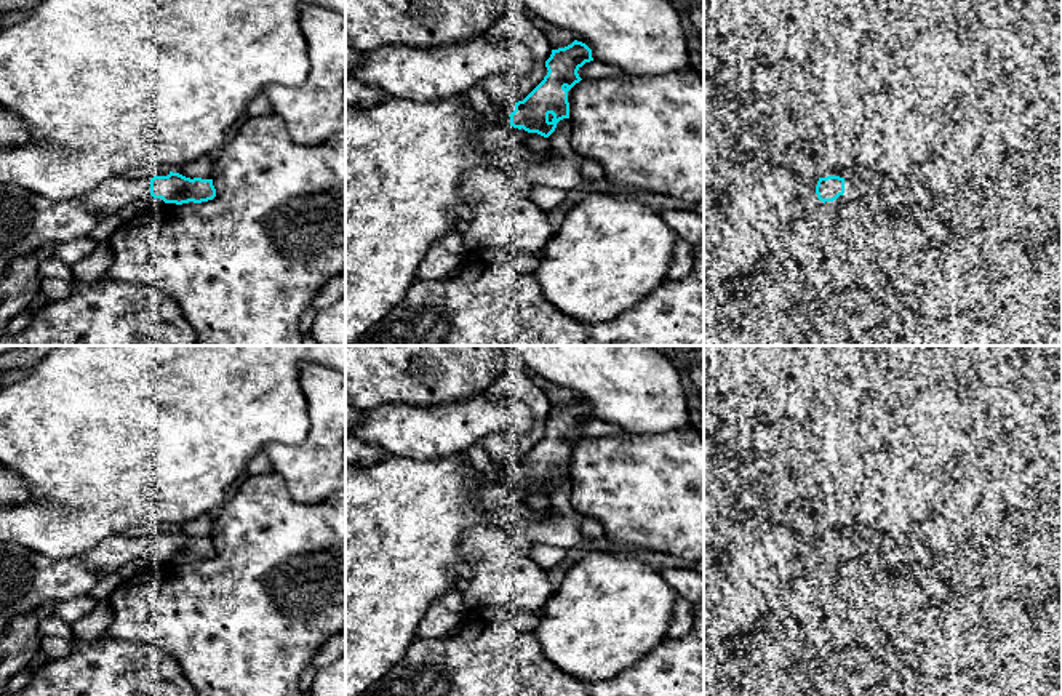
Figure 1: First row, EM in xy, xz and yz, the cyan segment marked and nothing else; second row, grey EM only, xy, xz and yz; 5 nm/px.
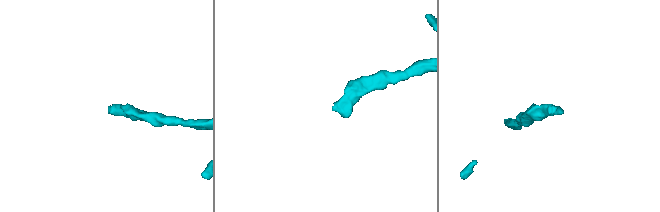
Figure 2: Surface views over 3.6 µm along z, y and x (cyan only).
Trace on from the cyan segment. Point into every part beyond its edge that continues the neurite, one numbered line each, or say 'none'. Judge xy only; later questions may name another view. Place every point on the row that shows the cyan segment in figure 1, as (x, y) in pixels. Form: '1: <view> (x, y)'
1: xy (27, 221)

